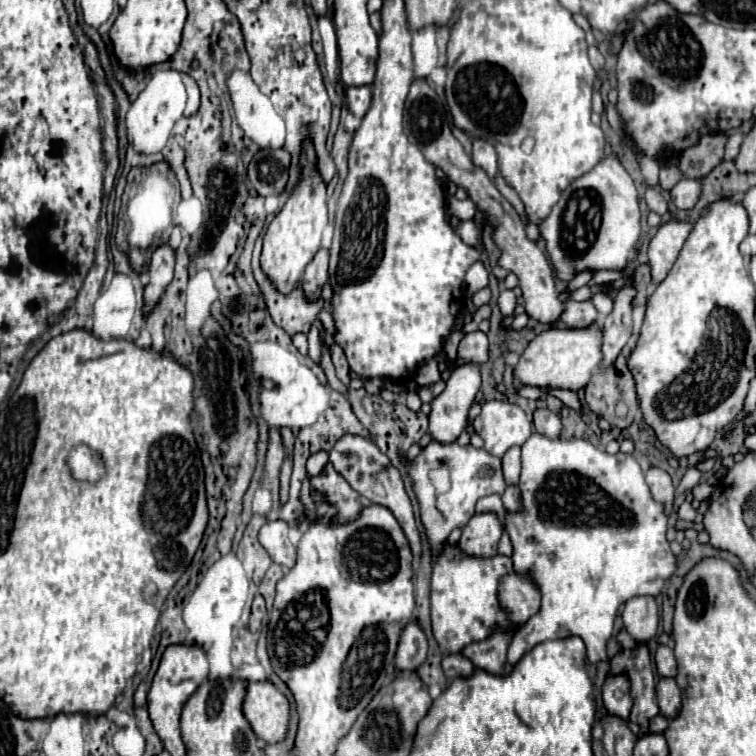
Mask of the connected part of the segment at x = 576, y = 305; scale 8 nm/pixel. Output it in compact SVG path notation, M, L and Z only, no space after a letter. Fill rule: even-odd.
M592 300L586 302L566 302L564 318L560 318L570 328L588 328L598 322L598 310Z

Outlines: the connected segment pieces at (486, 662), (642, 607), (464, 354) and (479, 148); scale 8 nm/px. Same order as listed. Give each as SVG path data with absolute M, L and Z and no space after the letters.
M496 628L486 640L480 640L472 646L466 646L462 654L474 662L476 668L486 670L490 674L500 674L506 664L506 652L512 642L514 632Z
M634 596L626 602L622 620L626 630L638 642L648 642L658 630L658 604L652 596Z
M476 330L470 334L464 334L458 346L458 358L456 362L484 362L488 360L488 338L484 332Z
M474 140L472 146L474 146L472 162L474 162L476 166L480 166L482 170L486 170L486 174L488 174L490 178L494 178L496 172L498 172L498 164L496 164L498 154L496 154L496 148L494 148L492 144L488 144L486 140Z

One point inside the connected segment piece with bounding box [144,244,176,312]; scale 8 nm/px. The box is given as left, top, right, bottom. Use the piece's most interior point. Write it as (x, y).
(162, 264)

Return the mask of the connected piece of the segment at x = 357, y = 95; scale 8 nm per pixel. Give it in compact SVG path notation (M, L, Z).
M350 86L348 90L346 90L346 96L348 96L348 108L352 110L354 108L354 116L356 118L364 118L364 114L370 110L370 106L372 106L372 88L368 88L368 86L360 86L360 88L356 88L356 86Z

